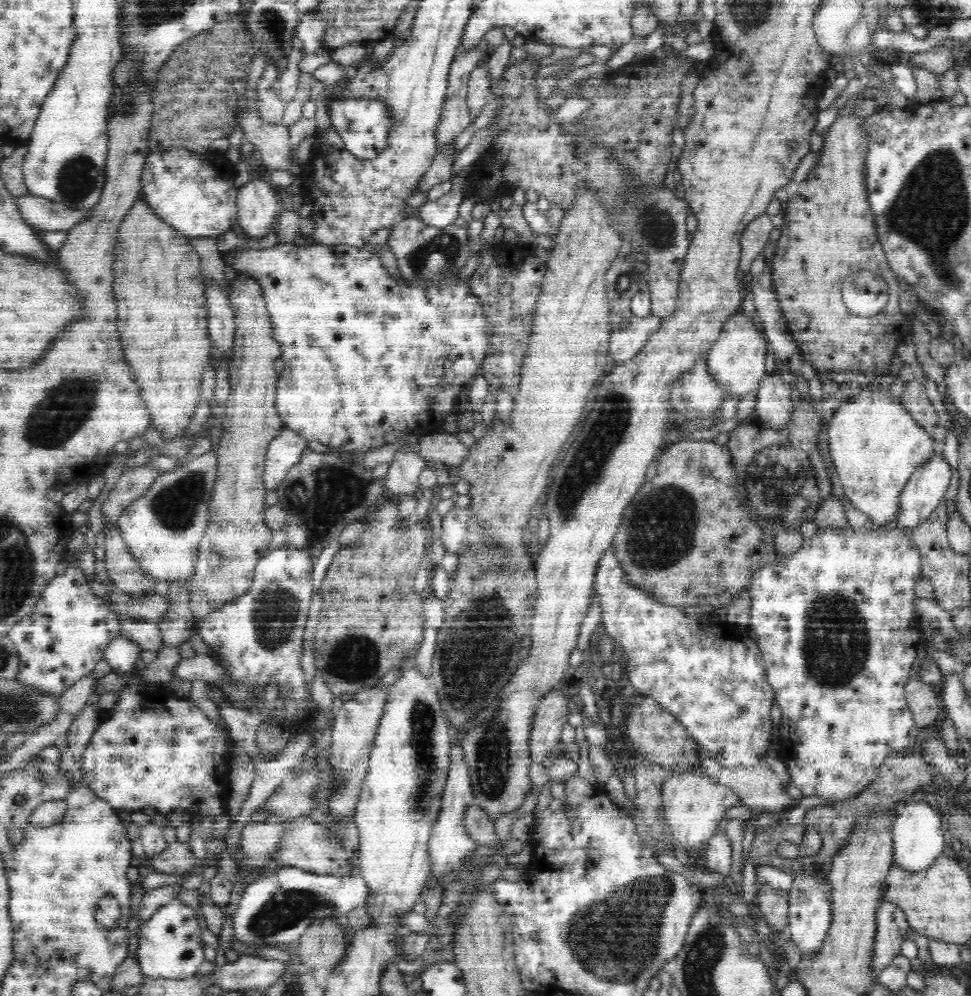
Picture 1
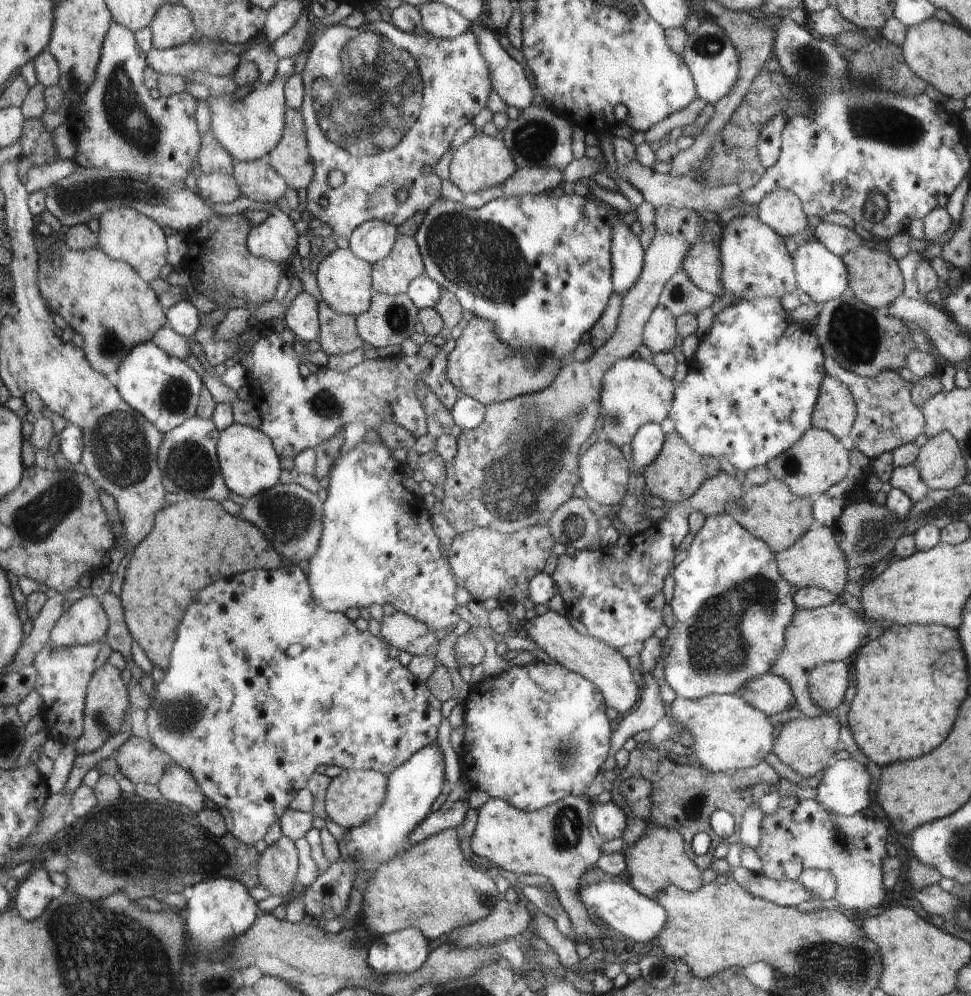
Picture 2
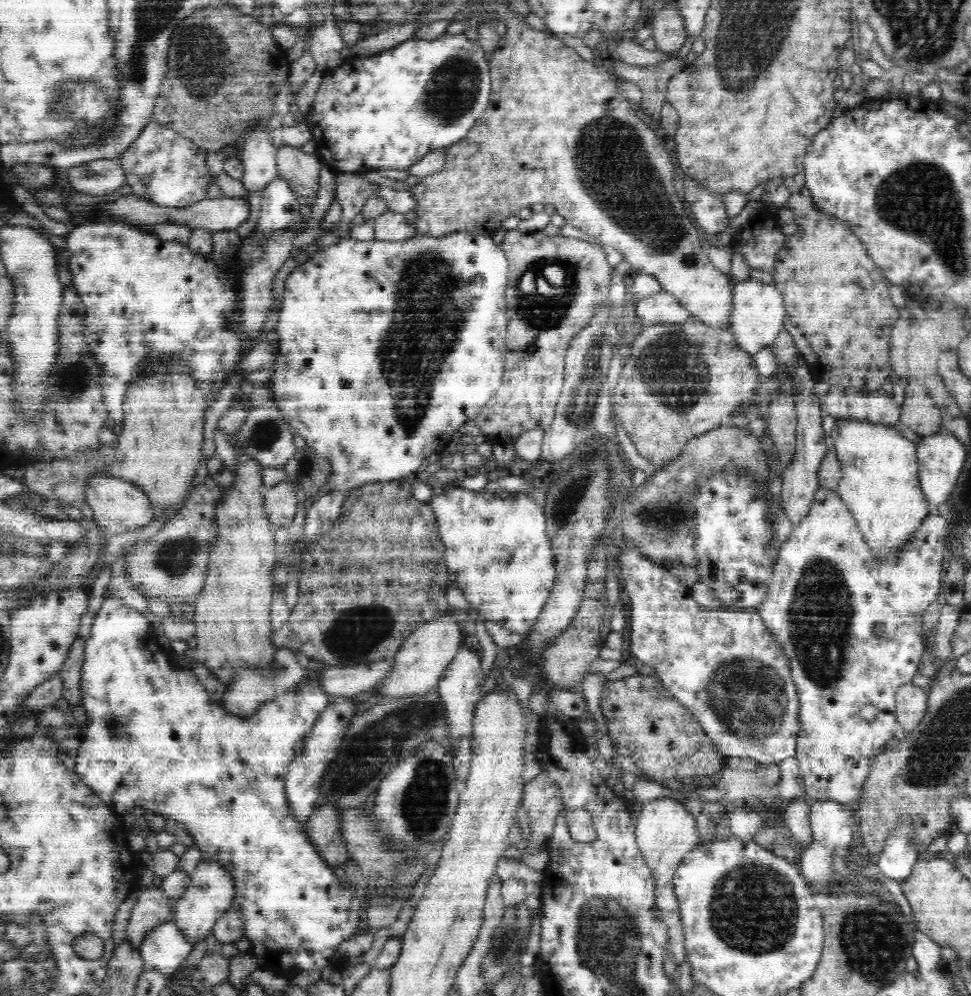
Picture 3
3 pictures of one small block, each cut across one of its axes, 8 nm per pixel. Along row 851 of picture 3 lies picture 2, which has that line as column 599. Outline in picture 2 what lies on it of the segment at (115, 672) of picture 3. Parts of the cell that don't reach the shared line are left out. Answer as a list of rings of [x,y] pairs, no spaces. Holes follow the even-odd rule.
[[[568,190],[563,196],[552,196],[550,193],[536,195],[523,195],[519,198],[501,197],[493,199],[485,206],[478,209],[468,209],[461,202],[452,202],[446,198],[438,198],[426,212],[424,221],[415,235],[417,245],[420,246],[422,258],[424,258],[425,275],[431,280],[439,283],[441,288],[452,292],[460,302],[461,308],[469,310],[474,315],[484,317],[485,320],[493,323],[495,333],[505,344],[514,344],[514,348],[534,344],[544,350],[558,352],[558,356],[565,363],[572,360],[572,352],[577,348],[580,338],[584,332],[593,329],[598,320],[605,313],[609,300],[614,294],[613,290],[613,244],[614,244],[614,224],[618,222],[618,216],[612,214],[612,210],[606,203],[596,200],[587,193]]]

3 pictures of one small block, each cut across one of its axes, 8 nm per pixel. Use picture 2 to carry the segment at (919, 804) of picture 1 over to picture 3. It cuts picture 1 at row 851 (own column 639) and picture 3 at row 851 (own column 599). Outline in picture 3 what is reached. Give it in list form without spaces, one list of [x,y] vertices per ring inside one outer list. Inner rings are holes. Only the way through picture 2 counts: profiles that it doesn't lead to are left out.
[[[900,826],[888,836],[883,852],[876,858],[878,868],[886,878],[897,881],[906,878],[919,861],[919,853],[910,844],[912,836],[912,826]]]

